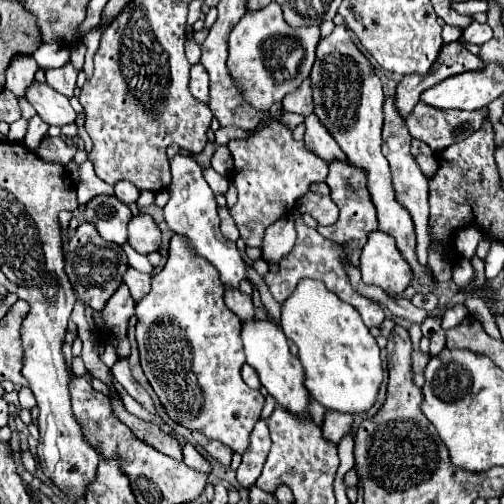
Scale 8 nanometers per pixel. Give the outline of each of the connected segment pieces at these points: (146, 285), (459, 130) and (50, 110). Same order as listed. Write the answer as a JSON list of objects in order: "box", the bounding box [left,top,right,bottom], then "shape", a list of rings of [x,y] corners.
[{"box":[124,266,150,302],"shape":[[[128,266],[126,274],[124,274],[124,284],[130,288],[132,298],[138,302],[140,298],[144,298],[150,292],[150,274],[138,272],[132,266]]]},{"box":[406,102,486,154],"shape":[[[418,102],[414,112],[406,118],[406,126],[412,138],[424,140],[432,152],[438,154],[438,150],[444,150],[454,142],[462,142],[474,134],[474,128],[482,126],[482,118],[486,114],[486,108],[478,112],[434,110],[434,106]]]},{"box":[24,82,76,128],"shape":[[[32,82],[26,88],[24,98],[34,106],[38,116],[50,126],[62,128],[66,124],[72,124],[76,118],[76,112],[72,110],[68,98],[62,96],[60,92],[56,92],[54,88],[50,88],[48,84]]]}]

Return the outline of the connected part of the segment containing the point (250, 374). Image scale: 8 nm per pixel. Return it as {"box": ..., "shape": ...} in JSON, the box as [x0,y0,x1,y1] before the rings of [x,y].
{"box":[242,364,260,388],"shape":[[[244,364],[242,366],[242,378],[244,378],[244,382],[250,386],[250,388],[260,388],[260,382],[258,382],[258,374],[256,374],[256,370],[252,368],[252,366],[248,366],[248,364]]]}

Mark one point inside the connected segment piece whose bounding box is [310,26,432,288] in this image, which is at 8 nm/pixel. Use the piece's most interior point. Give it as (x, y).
(348, 99)

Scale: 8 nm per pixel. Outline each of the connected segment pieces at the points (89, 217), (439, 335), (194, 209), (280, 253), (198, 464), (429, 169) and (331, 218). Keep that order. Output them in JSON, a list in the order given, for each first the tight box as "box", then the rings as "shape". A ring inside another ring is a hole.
[{"box":[82,196,130,244],"shape":[[[94,196],[82,210],[82,218],[86,222],[94,222],[102,238],[106,242],[114,244],[124,244],[128,240],[128,222],[130,222],[130,208],[122,204],[116,196]]]},{"box":[430,329,446,356],"shape":[[[440,329],[435,332],[430,338],[430,355],[436,356],[440,353],[442,348],[446,347],[446,331],[444,329]]]},{"box":[164,156,246,288],"shape":[[[184,156],[184,158],[172,158],[170,168],[172,168],[172,182],[168,186],[170,200],[164,206],[166,224],[174,232],[184,234],[190,240],[190,244],[194,246],[194,252],[204,256],[206,260],[210,260],[218,268],[220,278],[226,286],[238,288],[238,282],[242,278],[246,278],[244,260],[242,260],[236,244],[230,242],[228,238],[224,238],[222,232],[220,232],[220,220],[218,220],[218,212],[216,212],[216,198],[214,198],[214,192],[210,190],[208,182],[202,176],[200,164],[194,158]]]},{"box":[262,214,296,264],"shape":[[[288,214],[288,216],[280,218],[278,222],[274,222],[266,230],[266,236],[264,236],[264,242],[262,242],[264,260],[268,264],[280,264],[280,258],[284,258],[286,254],[290,254],[294,242],[296,242],[294,216]]]},{"box":[184,444,212,472],"shape":[[[192,444],[184,446],[184,464],[194,468],[194,470],[200,470],[200,472],[210,472],[212,470],[210,462]]]},{"box":[416,156,438,178],"shape":[[[416,156],[416,162],[418,162],[418,166],[426,178],[432,178],[434,170],[438,168],[438,162],[434,156]]]},{"box":[296,192,338,226],"shape":[[[306,192],[304,198],[298,200],[296,208],[300,212],[306,212],[306,214],[314,216],[322,226],[330,226],[338,220],[338,206],[332,202],[330,196],[320,196],[320,194]]]}]

